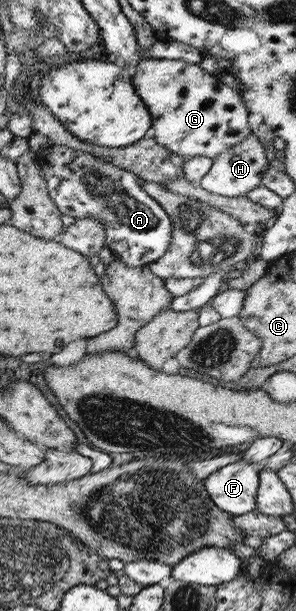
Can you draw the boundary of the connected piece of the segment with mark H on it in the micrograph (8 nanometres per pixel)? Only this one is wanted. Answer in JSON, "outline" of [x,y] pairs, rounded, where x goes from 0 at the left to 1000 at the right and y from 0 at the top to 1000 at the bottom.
{"outline":[[[838,221],[807,236],[726,259],[726,268],[676,291],[676,306],[750,322],[821,322],[831,314],[878,303],[885,285],[909,275],[902,265],[868,224]]]}

